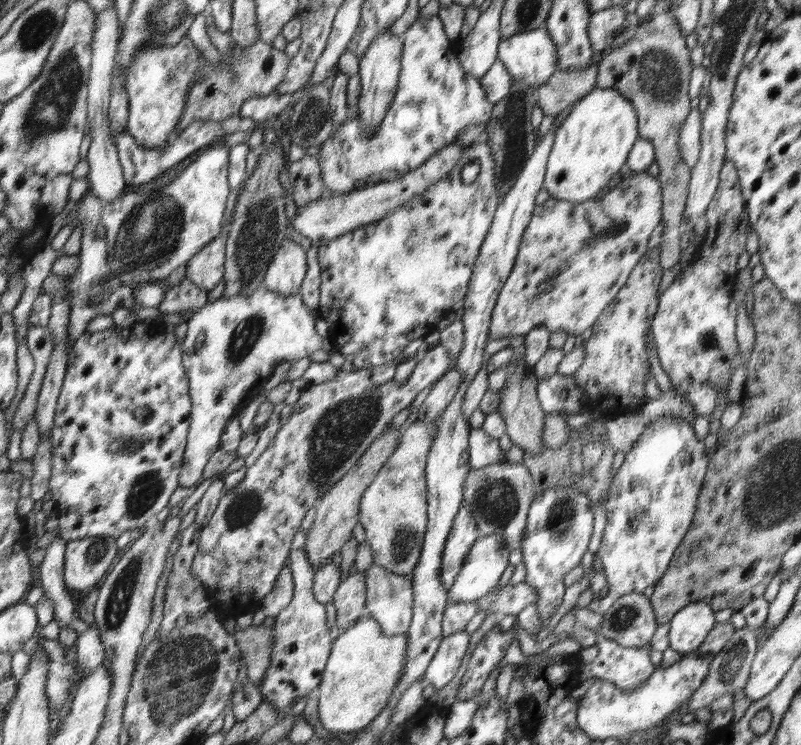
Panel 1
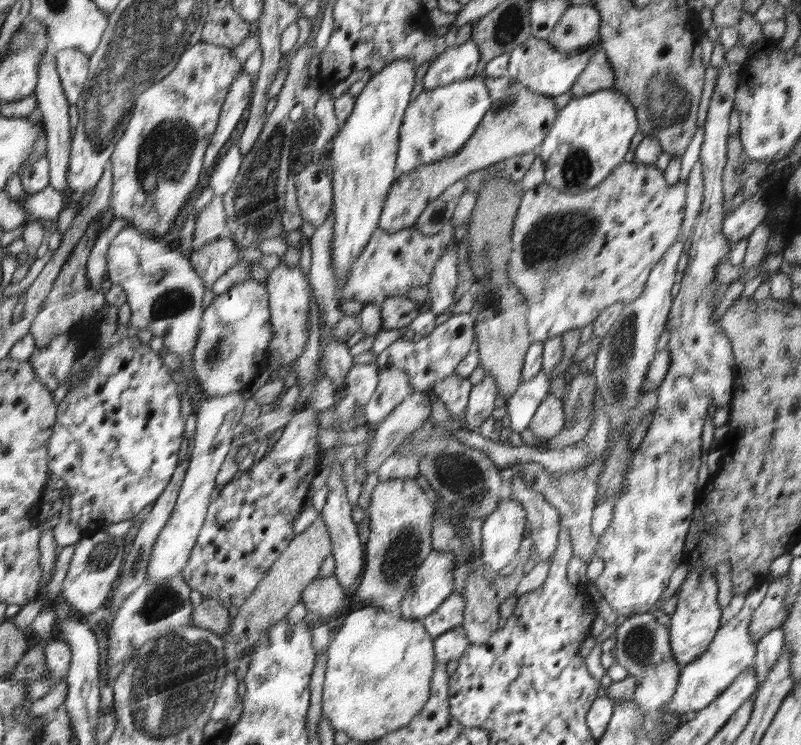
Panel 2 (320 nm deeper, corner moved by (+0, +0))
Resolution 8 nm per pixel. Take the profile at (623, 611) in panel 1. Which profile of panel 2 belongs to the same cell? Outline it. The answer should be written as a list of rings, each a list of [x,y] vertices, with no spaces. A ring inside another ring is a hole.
[[[652,611],[626,618],[625,622],[618,626],[616,631],[616,657],[620,666],[628,670],[628,675],[636,679],[636,692],[633,700],[641,706],[646,714],[658,718],[659,724],[664,724],[662,714],[665,704],[670,702],[676,687],[681,667],[674,660],[669,639],[669,629],[659,624]]]

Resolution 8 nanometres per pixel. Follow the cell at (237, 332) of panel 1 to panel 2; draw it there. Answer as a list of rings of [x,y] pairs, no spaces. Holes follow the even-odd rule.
[[[249,278],[246,282],[237,284],[224,294],[217,295],[215,301],[203,312],[201,330],[196,347],[193,350],[193,376],[205,397],[224,396],[242,390],[262,372],[264,364],[258,364],[264,352],[271,347],[274,328],[270,323],[270,291],[267,285]]]

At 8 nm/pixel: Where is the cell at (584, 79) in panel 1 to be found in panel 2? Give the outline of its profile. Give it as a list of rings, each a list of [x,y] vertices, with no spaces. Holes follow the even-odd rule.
[[[600,47],[568,92],[572,94],[573,98],[576,98],[605,89],[613,89],[613,85],[614,72],[612,72],[612,66],[610,66],[605,50]]]

